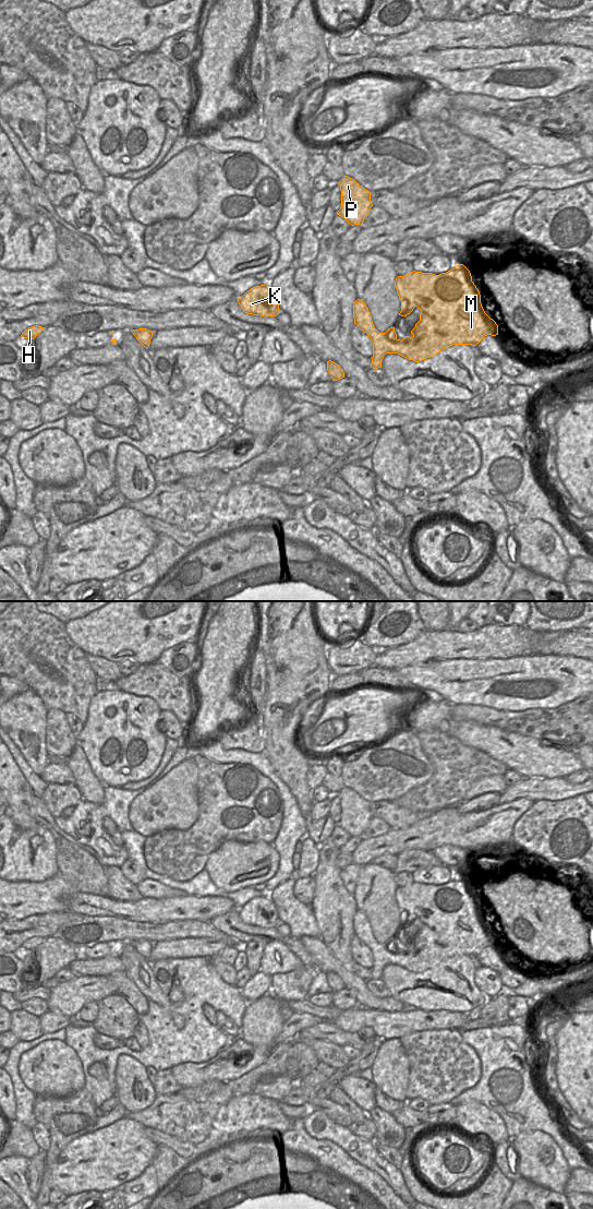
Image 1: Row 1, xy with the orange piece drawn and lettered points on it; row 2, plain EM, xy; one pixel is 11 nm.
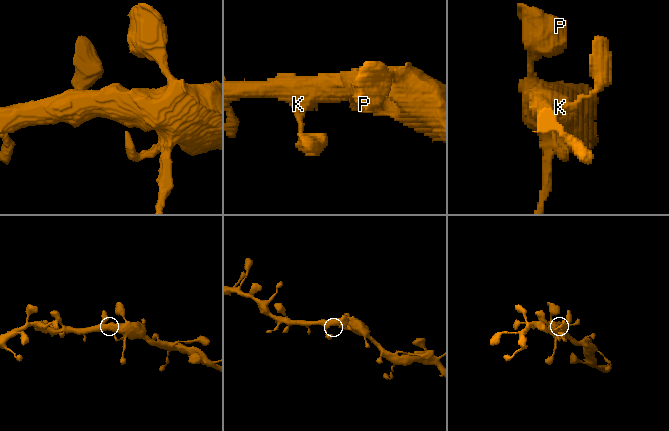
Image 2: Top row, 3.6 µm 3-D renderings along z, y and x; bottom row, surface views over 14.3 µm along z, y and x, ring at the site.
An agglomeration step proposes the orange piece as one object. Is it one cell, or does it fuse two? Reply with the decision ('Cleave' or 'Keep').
Keep

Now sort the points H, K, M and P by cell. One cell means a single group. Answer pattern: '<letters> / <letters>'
H K M P

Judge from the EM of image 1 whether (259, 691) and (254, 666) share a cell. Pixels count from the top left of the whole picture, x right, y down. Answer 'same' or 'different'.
same

